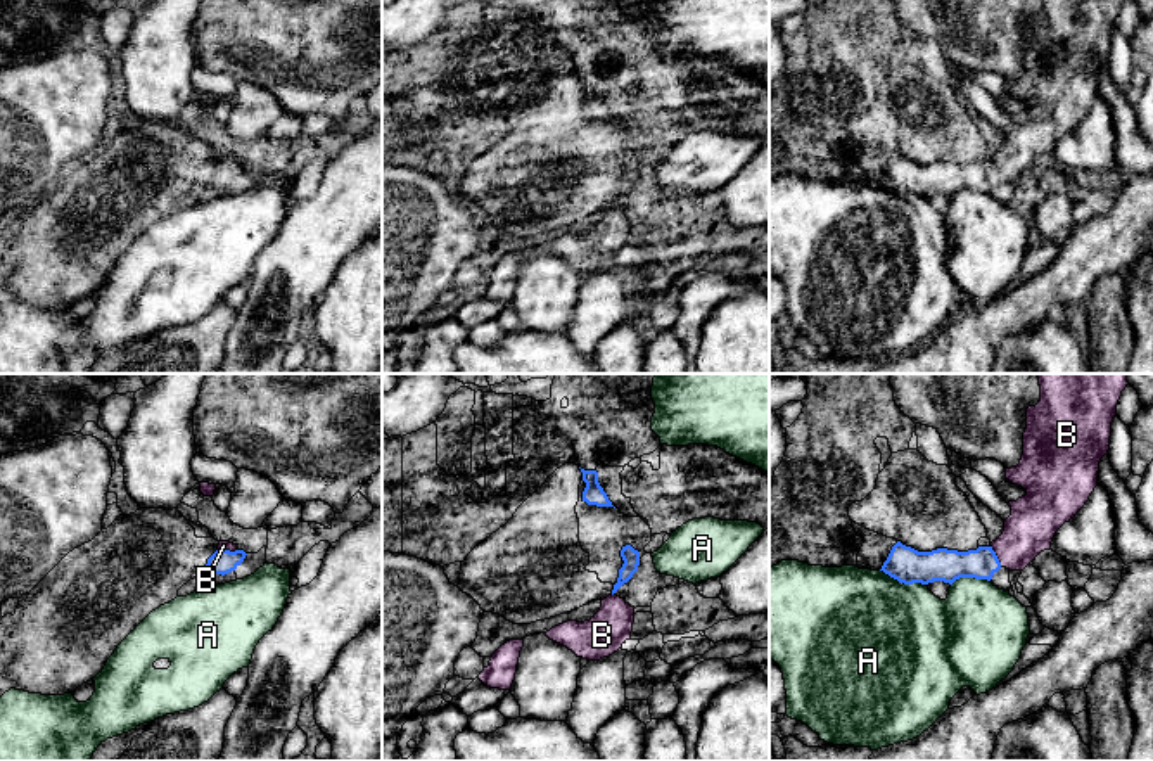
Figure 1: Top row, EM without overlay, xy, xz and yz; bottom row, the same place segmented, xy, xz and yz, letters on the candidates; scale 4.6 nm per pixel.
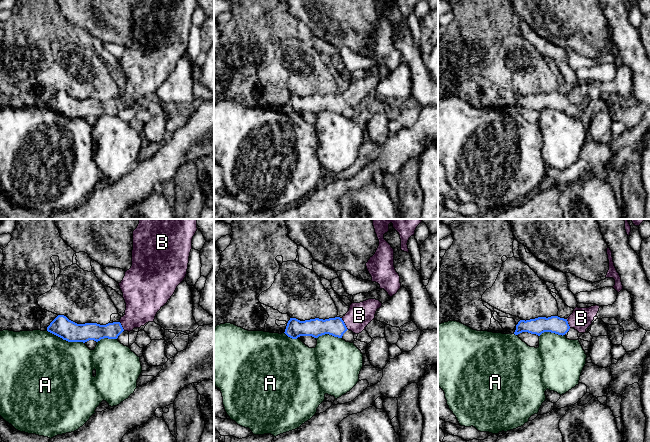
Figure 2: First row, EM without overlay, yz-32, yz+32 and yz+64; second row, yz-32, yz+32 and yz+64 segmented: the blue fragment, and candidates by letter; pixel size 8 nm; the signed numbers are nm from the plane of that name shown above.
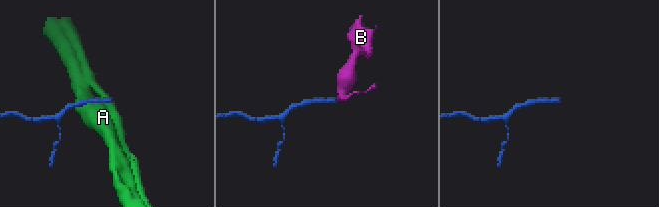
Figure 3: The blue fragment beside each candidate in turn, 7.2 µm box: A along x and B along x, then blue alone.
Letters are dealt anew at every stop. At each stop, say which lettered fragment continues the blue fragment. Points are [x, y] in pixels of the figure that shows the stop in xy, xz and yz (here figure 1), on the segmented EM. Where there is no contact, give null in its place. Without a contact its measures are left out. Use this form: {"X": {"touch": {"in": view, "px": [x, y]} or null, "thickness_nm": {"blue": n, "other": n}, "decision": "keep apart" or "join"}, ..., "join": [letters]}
{"A": {"touch": {"in": "yz", "px": [903, 581]}, "thickness_nm": {"blue": 170, "other": 480}, "decision": "keep apart"}, "B": {"touch": {"in": "yz", "px": [996, 556]}, "thickness_nm": {"blue": 150, "other": 220}, "decision": "join"}, "join": ["B"]}

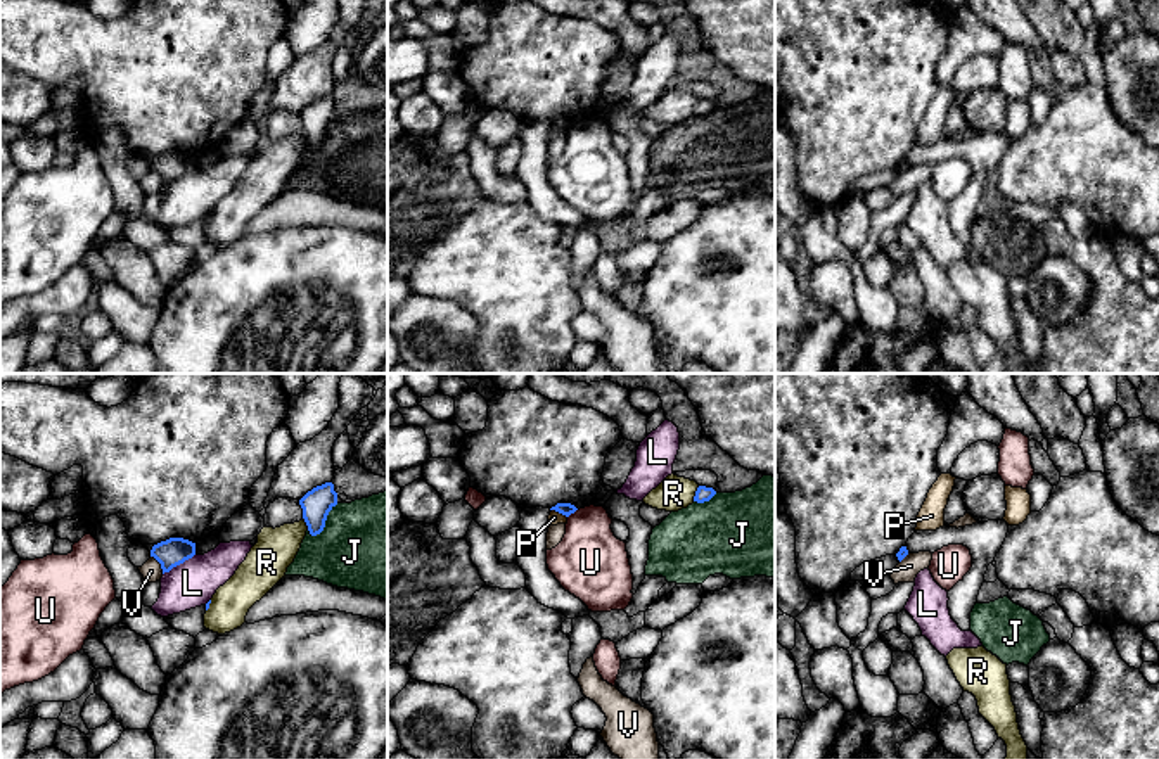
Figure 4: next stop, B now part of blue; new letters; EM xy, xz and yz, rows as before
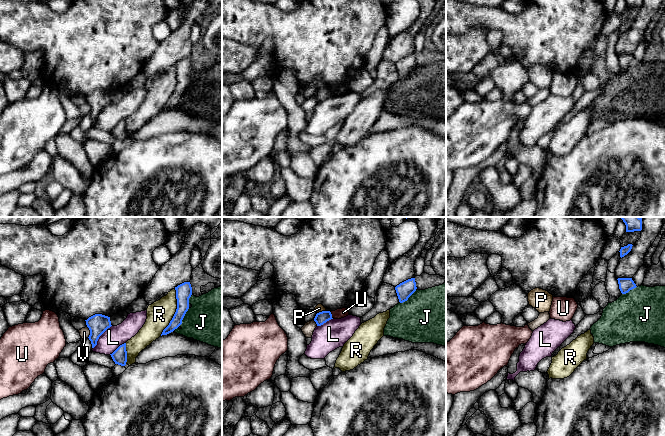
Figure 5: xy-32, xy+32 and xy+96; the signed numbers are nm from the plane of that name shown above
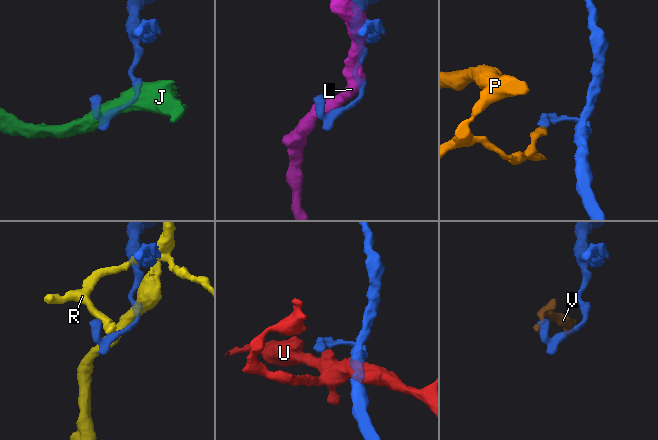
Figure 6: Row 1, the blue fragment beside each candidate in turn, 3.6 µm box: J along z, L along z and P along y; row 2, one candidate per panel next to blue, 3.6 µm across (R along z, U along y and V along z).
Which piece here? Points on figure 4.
{"J": {"touch": {"in": "xy", "px": [324, 523]}, "thickness_nm": {"blue": 140, "other": 440}, "decision": "keep apart"}, "L": {"touch": {"in": "xy", "px": [179, 564]}, "thickness_nm": {"blue": 130, "other": 220}, "decision": "keep apart"}, "P": {"touch": {"in": "xz", "px": [559, 512]}, "thickness_nm": {"blue": 60, "other": 60}, "decision": "keep apart"}, "R": {"touch": {"in": "xz", "px": [696, 493]}, "thickness_nm": {"blue": 70, "other": 160}, "decision": "keep apart"}, "U": {"touch": {"in": "xz", "px": [571, 512]}, "thickness_nm": {"blue": 60, "other": 340}, "decision": "keep apart"}, "V": {"touch": {"in": "xy", "px": [160, 562]}, "thickness_nm": {"blue": 130, "other": 90}, "decision": "keep apart"}, "join": []}

